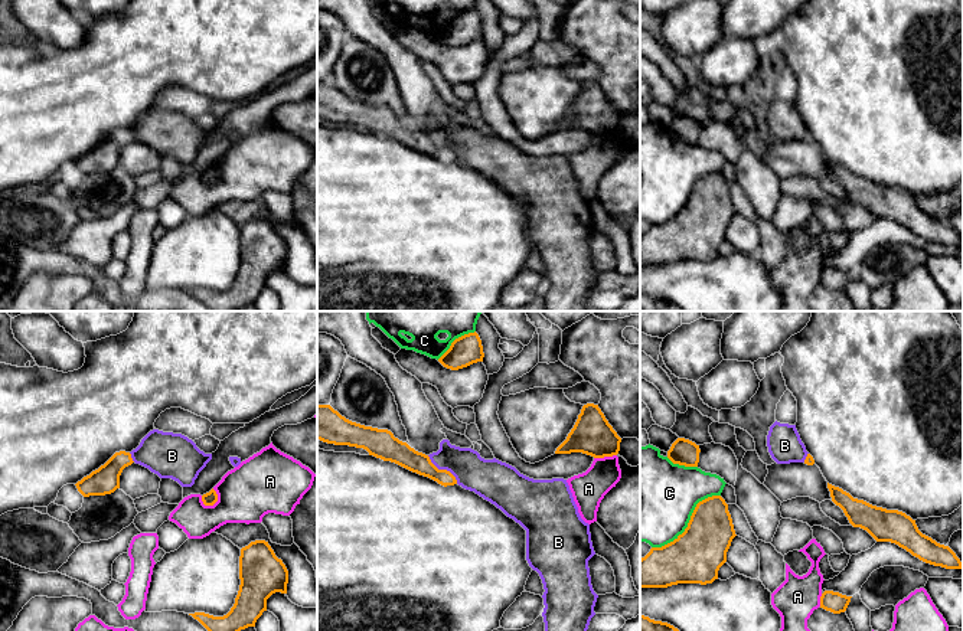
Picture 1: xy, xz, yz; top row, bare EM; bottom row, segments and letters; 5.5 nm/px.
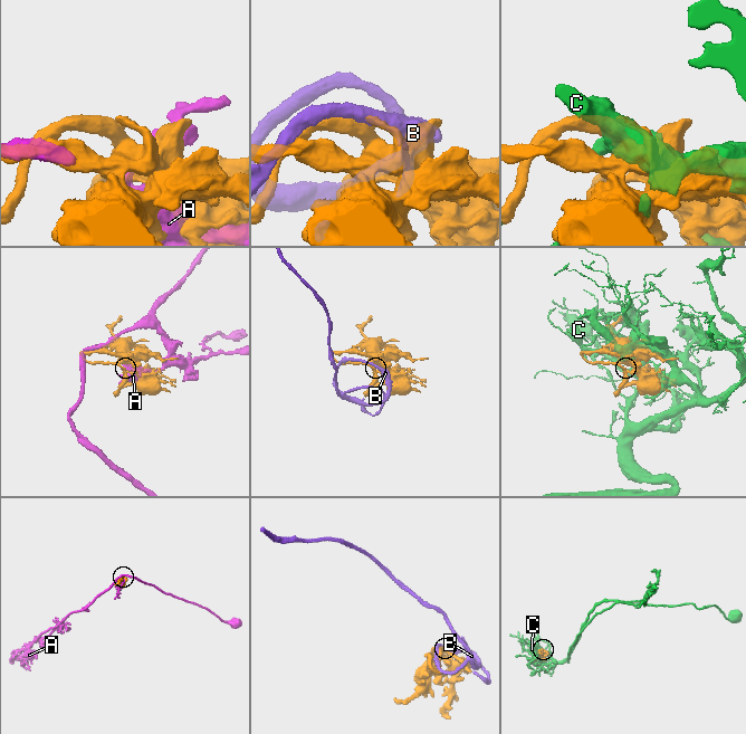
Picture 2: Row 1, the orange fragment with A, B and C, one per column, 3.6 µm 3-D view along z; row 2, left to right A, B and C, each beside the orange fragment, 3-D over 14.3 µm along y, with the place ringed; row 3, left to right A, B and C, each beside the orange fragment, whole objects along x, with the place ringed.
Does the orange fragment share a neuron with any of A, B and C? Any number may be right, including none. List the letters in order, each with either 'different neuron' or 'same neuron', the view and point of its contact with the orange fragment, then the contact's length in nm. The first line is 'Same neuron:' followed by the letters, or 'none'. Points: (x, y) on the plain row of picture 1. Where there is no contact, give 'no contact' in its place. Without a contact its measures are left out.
Same neuron: B
A: different neuron; contact xy (216, 177); length 120 nm
B: same neuron; contact xz (443, 147); length 240 nm
C: different neuron; contact yz (689, 199); length 480 nm

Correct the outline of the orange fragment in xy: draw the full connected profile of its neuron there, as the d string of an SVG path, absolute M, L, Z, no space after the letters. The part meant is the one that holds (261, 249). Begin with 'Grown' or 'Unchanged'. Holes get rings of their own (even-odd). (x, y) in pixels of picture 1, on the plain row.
Unchanged. M265 218L251 219L241 226L239 268L231 288L223 294L205 290L189 291L210 311L238 311L255 304L267 288L267 277L275 271L287 271L288 248Z

